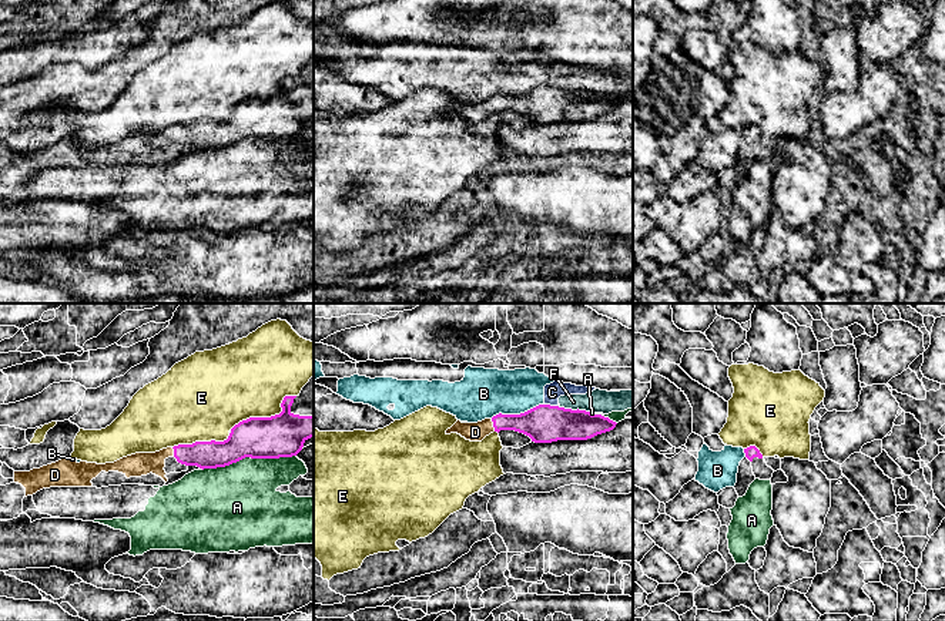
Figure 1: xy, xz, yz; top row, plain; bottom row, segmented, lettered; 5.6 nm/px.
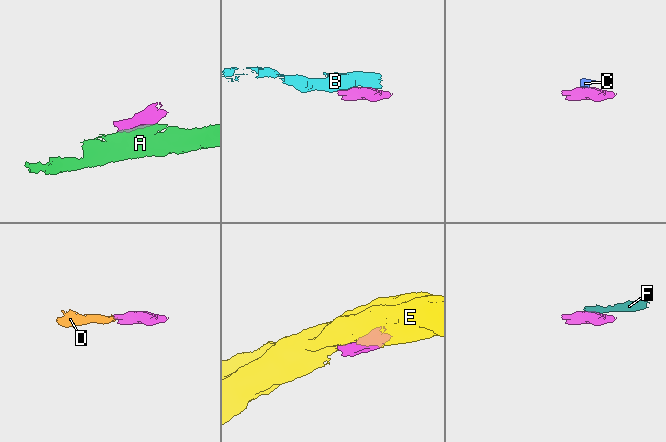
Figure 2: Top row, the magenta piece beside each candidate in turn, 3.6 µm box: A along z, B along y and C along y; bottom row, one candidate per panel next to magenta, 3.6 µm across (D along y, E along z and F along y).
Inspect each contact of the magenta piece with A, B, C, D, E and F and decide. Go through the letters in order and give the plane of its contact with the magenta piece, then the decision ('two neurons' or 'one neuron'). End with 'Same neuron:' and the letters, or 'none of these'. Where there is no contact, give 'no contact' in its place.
A: xy | two neurons
B: xz | two neurons
C: xz | two neurons
D: xz | one neuron
E: xy | two neurons
F: xz | two neurons
Same neuron: D

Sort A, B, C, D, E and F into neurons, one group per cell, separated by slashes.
A / B C F / D / E

